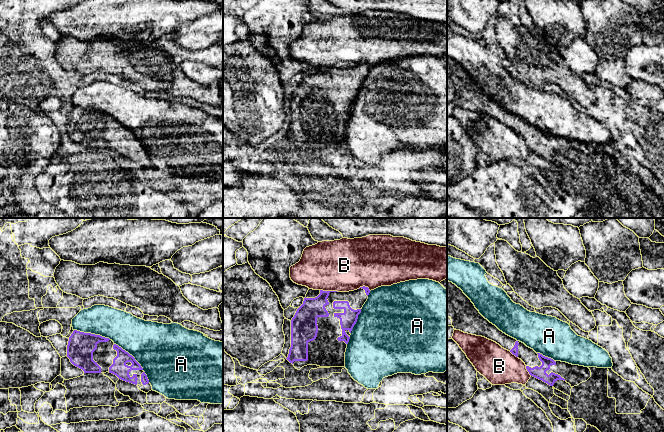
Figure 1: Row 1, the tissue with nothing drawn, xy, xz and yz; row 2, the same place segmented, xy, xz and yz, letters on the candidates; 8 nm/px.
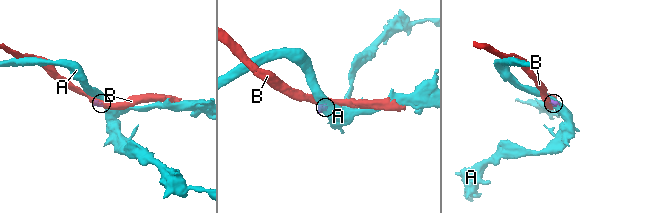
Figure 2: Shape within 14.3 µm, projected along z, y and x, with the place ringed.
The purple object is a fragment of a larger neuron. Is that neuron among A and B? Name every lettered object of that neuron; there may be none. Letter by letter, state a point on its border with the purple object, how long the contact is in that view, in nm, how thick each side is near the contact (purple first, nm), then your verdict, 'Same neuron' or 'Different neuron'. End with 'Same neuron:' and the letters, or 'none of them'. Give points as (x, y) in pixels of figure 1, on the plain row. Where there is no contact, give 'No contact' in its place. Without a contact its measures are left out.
A: Touches purple at xy (92, 110). Shared border 300 nm. Thickness 220 nm (purple) against 260 nm. Different neuron
B: Touches purple at xz (329, 67). Shared border 140 nm. Thickness 170 nm (purple) against 420 nm. Different neuron
Same neuron: none of them

